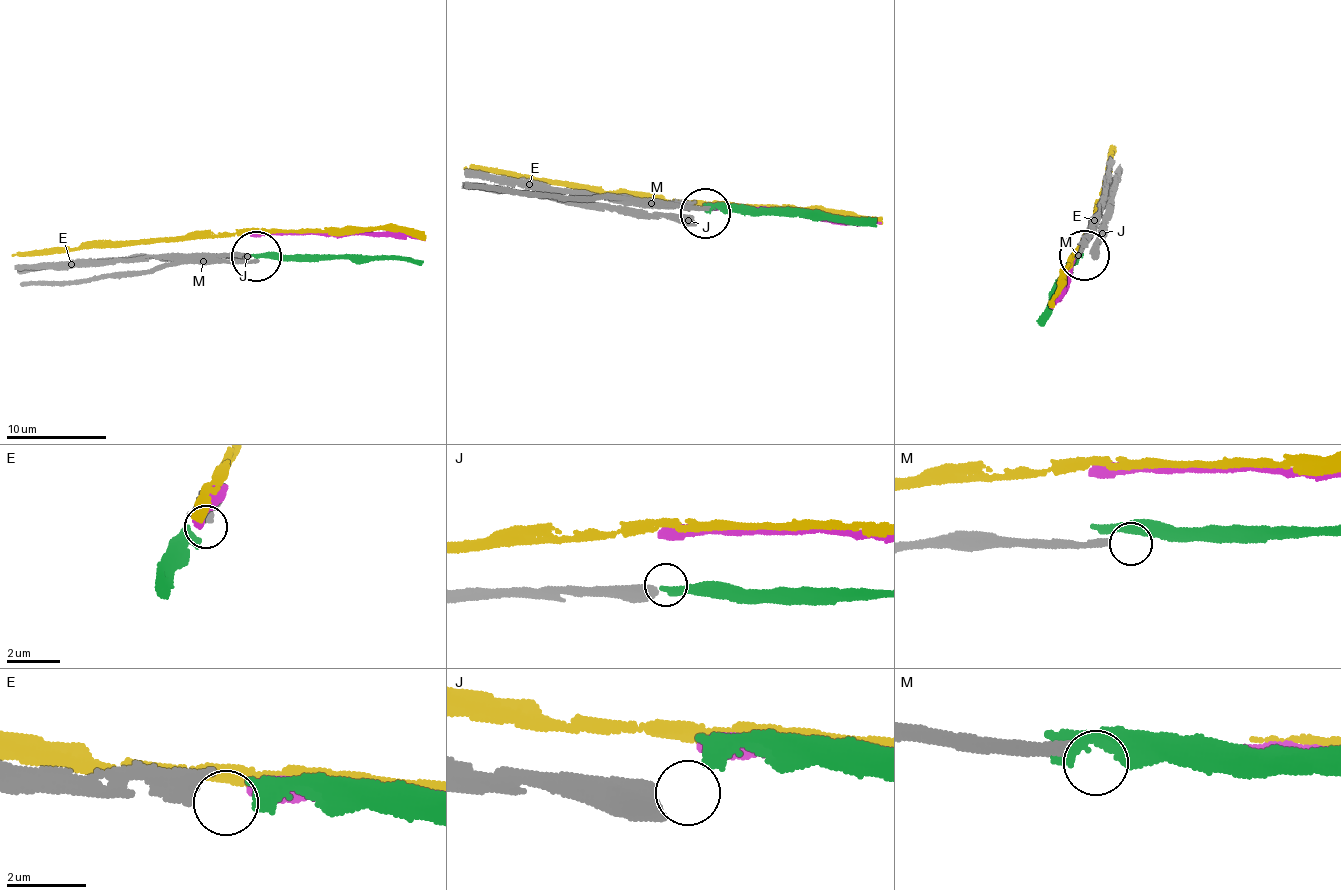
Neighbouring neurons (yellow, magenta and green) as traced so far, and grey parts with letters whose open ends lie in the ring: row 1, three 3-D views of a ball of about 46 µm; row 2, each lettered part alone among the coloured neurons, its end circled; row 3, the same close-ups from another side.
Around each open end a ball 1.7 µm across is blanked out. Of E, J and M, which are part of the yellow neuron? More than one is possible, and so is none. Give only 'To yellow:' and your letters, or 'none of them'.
To yellow: none of them

